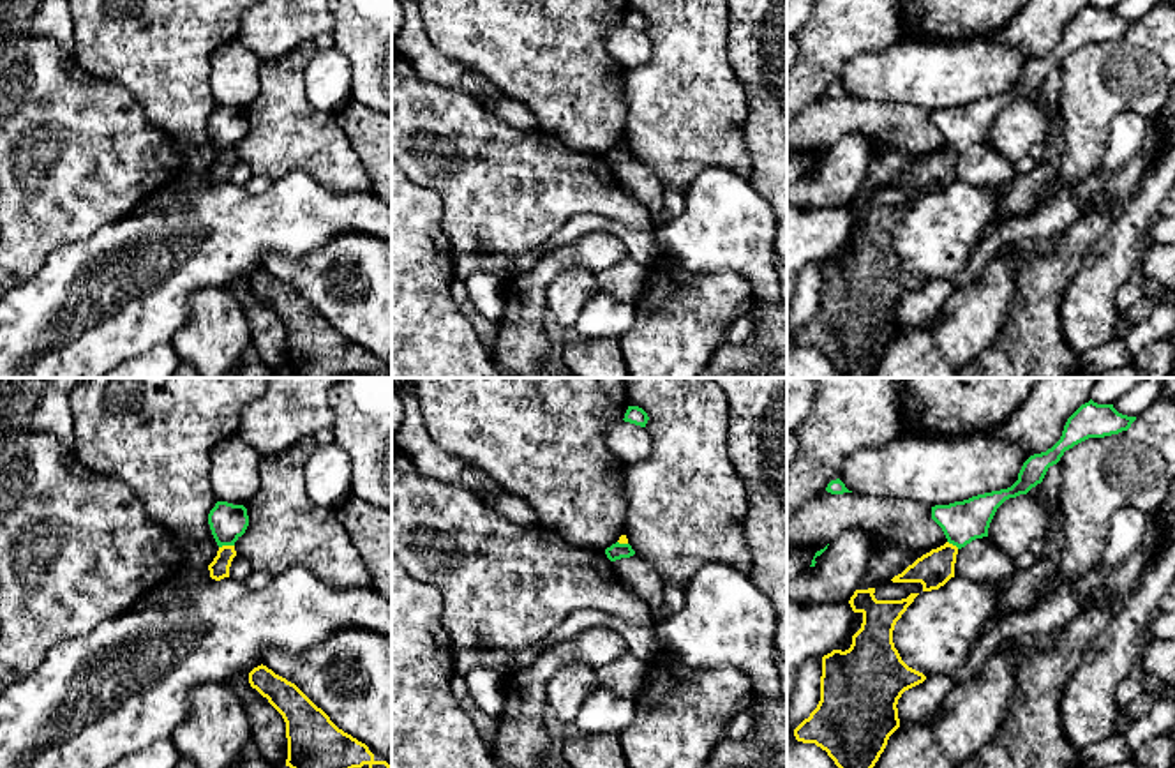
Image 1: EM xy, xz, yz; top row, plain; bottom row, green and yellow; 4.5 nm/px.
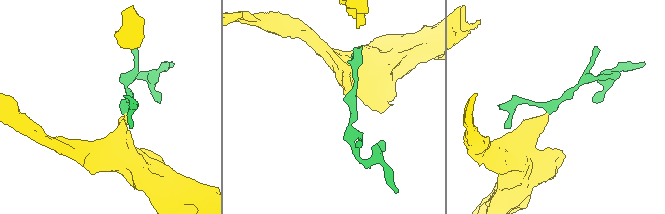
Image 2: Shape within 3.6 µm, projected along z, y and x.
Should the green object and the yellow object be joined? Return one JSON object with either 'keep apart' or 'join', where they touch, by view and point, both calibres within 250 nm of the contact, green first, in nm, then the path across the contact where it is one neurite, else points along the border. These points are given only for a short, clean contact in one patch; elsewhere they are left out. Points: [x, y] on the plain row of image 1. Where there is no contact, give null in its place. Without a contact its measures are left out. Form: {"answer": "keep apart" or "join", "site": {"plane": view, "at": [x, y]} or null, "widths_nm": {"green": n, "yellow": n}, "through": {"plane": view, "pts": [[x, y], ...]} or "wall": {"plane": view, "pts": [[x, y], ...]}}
{"answer": "keep apart", "site": {"plane": "xy", "at": [226, 149]}, "widths_nm": {"green": 170, "yellow": 90}, "wall": {"plane": "xy", "pts": [[233, 149], [219, 152]]}}

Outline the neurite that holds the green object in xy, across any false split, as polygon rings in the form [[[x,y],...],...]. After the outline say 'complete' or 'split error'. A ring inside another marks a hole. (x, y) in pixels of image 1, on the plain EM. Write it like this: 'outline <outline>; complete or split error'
outline [[[217,106],[208,118],[208,129],[219,152],[235,150],[249,131],[247,113],[228,106]]]; complete

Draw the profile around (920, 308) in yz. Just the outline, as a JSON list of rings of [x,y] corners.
[[[926,281],[926,284],[902,298],[898,304],[900,330],[932,325],[954,291],[949,281]]]

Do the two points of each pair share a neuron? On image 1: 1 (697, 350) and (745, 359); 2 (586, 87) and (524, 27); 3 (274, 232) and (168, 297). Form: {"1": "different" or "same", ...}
{"1": "different", "2": "same", "3": "same"}

